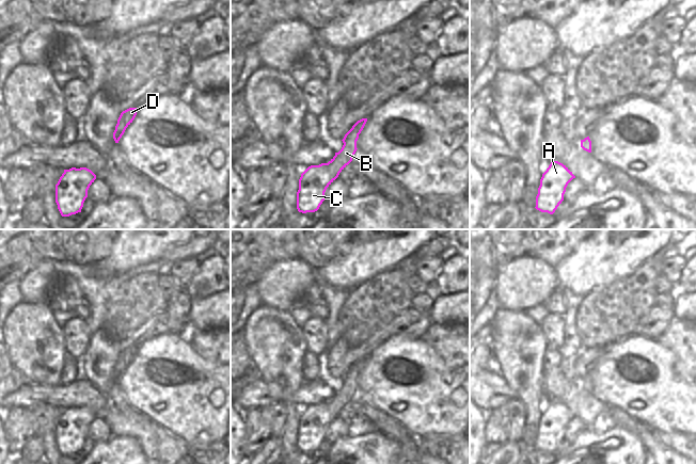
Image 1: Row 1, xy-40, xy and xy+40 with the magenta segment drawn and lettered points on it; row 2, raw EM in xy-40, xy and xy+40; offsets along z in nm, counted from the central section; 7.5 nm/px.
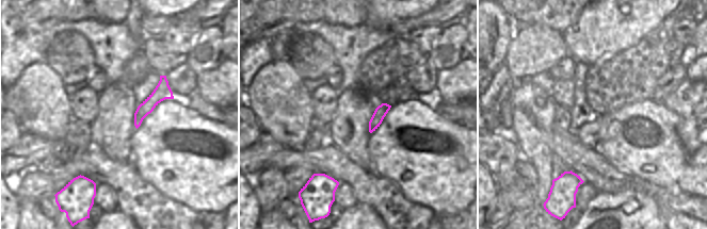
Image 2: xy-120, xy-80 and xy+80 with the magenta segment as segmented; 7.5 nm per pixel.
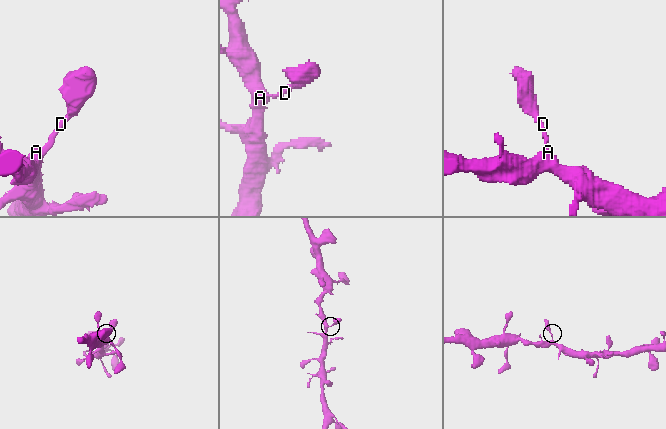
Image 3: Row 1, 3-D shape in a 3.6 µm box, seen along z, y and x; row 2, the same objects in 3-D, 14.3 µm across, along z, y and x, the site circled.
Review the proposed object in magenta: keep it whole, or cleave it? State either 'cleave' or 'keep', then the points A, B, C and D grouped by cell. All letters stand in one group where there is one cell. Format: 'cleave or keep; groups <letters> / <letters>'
keep; groups A B C D

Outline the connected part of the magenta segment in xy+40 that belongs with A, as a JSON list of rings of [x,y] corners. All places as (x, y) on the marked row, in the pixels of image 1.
[[[551,161],[540,179],[535,208],[553,214],[564,201],[566,188],[573,178],[575,176],[566,165],[558,161]]]

